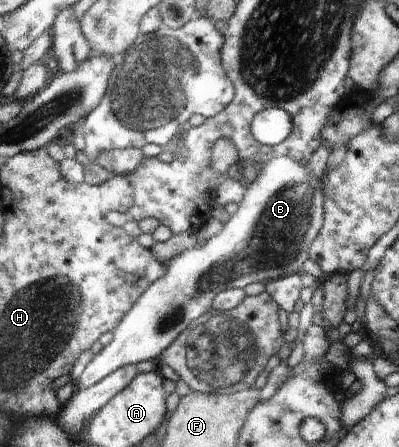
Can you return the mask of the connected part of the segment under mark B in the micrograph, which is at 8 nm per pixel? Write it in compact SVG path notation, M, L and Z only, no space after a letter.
M273 158L260 166L254 182L246 184L246 194L238 204L238 210L231 214L230 220L222 226L222 230L202 246L194 246L190 250L180 252L178 256L170 258L166 274L152 282L146 292L136 300L136 304L124 314L116 328L112 328L106 337L104 348L93 355L82 374L75 380L76 390L86 390L117 368L128 364L138 364L143 360L158 362L160 356L176 337L191 322L212 309L212 300L227 288L245 288L254 282L267 283L291 274L302 273L302 264L309 258L309 248L318 236L323 225L324 194L319 178L314 178L303 164L294 162L292 158Z

